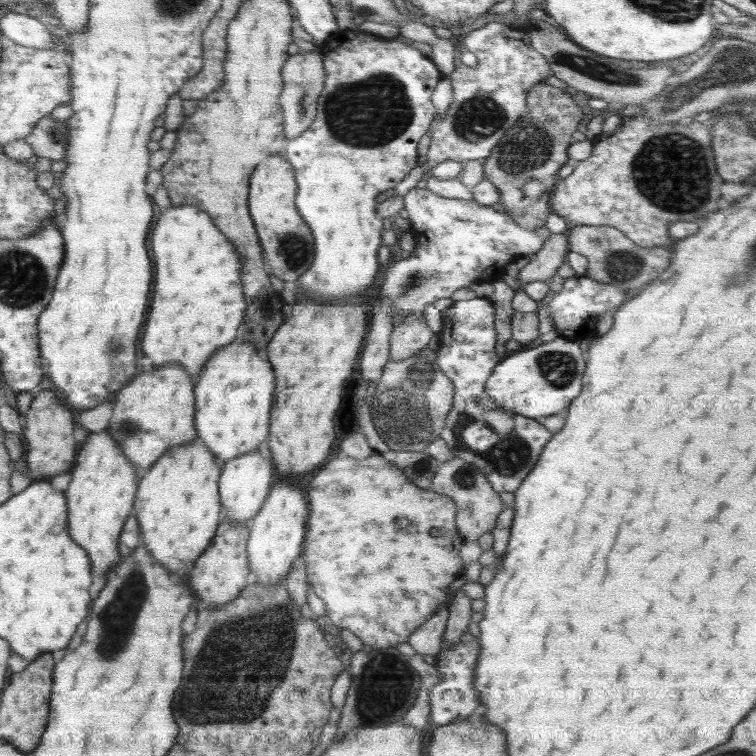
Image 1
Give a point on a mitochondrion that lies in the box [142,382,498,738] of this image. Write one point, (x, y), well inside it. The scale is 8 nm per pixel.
(241, 660)

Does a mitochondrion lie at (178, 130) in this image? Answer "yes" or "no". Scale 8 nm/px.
no

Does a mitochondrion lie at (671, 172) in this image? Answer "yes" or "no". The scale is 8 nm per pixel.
yes

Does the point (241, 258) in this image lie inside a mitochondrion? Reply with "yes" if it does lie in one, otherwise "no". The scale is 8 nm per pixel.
no

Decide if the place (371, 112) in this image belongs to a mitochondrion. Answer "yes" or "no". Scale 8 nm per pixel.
yes

